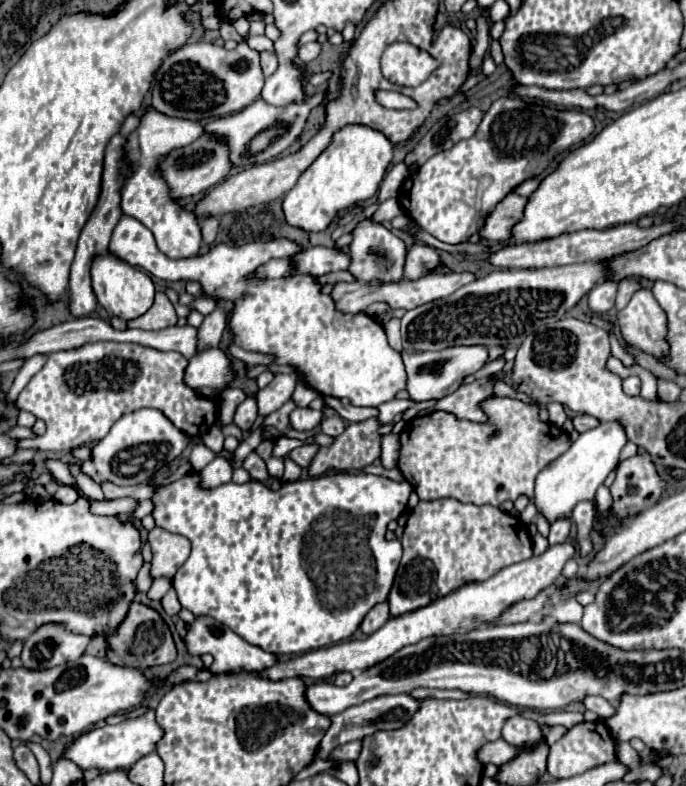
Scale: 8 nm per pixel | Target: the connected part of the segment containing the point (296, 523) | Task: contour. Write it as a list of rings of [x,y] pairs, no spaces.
[[[192,471],[174,483],[156,487],[152,517],[156,527],[184,535],[192,543],[188,561],[172,579],[184,609],[194,615],[218,619],[250,645],[268,653],[300,655],[348,639],[364,615],[380,599],[388,597],[402,557],[402,545],[398,541],[386,541],[386,525],[394,519],[390,513],[402,513],[406,509],[410,493],[412,485],[408,481],[392,481],[366,473],[298,479],[284,483],[278,491],[268,489],[260,481],[244,485],[230,481],[206,489],[200,487],[200,475]]]

